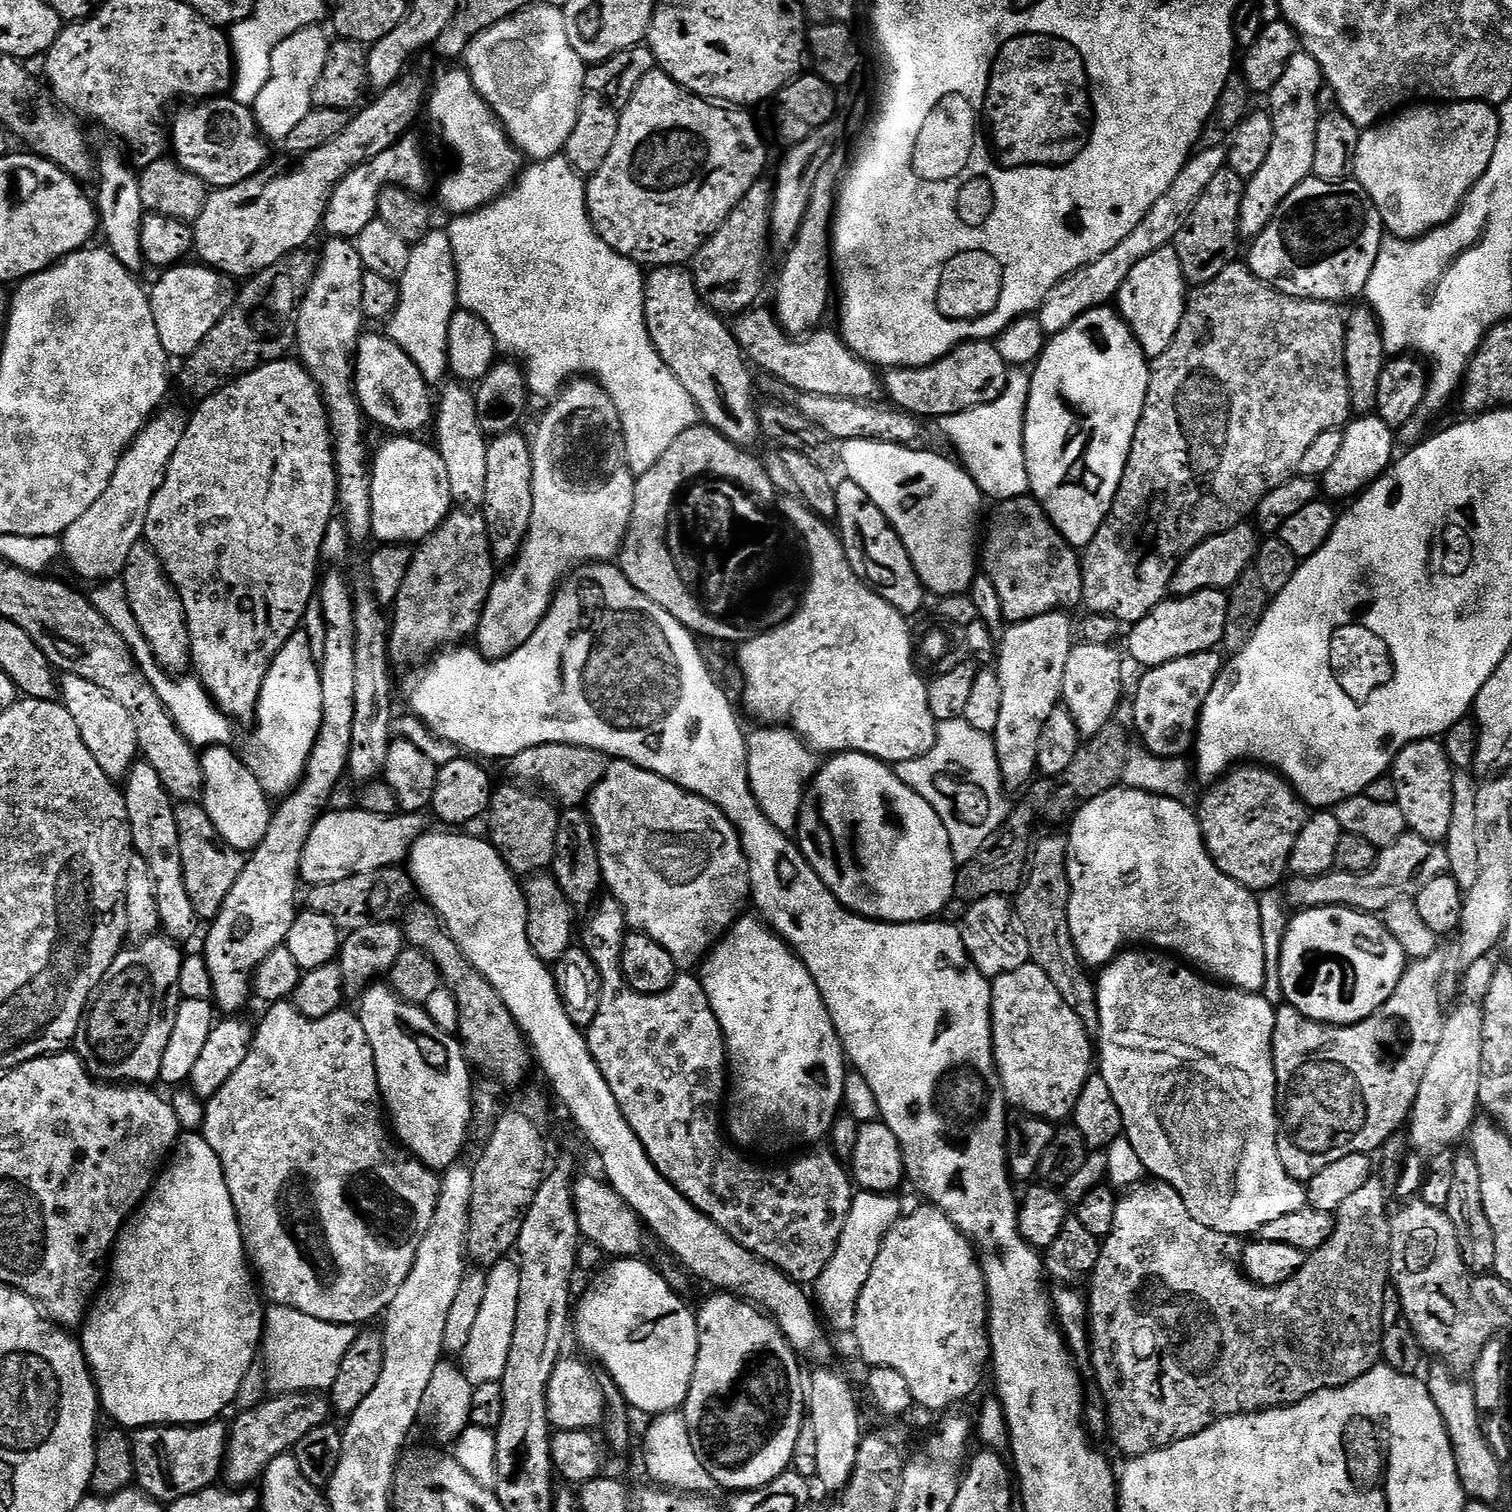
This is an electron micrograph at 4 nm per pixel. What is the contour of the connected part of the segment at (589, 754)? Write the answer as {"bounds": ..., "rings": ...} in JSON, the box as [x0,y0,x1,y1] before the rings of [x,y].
{"bounds":[506,744,606,806],"rings":[[[543,744],[522,750],[507,761],[506,767],[510,775],[525,780],[525,782],[520,781],[525,785],[533,784],[533,786],[528,785],[533,789],[545,788],[549,792],[545,793],[557,805],[576,806],[591,796],[592,789],[604,777],[606,760],[593,748],[579,748],[573,744]]]}

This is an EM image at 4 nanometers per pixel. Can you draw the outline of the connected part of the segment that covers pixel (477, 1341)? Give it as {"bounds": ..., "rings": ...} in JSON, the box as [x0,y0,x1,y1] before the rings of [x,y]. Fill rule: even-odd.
{"bounds":[460,1258,519,1386],"rings":[[[501,1258],[489,1267],[485,1275],[485,1288],[482,1306],[467,1346],[461,1353],[460,1369],[465,1378],[475,1386],[478,1384],[499,1383],[505,1370],[511,1335],[517,1308],[519,1288],[519,1268],[510,1258]]]}

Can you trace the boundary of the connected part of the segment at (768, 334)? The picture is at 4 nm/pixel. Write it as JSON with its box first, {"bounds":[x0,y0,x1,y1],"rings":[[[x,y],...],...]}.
{"bounds":[734,308,880,401],"rings":[[[764,308],[741,311],[736,317],[734,344],[749,361],[753,360],[769,376],[789,384],[797,392],[822,394],[830,398],[850,398],[871,401],[880,384],[871,367],[851,352],[835,331],[813,331],[803,338],[789,338],[784,329],[776,323],[775,315]]]}

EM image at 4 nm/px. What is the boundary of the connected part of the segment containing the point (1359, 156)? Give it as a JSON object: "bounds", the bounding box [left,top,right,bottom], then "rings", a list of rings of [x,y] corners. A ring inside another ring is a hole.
{"bounds":[1350,100,1500,240],"rings":[[[1478,100],[1420,102],[1363,129],[1350,168],[1353,173],[1356,171],[1355,183],[1364,188],[1385,229],[1393,237],[1411,240],[1448,223],[1456,215],[1468,191],[1480,181],[1486,166],[1490,166],[1499,133],[1500,114],[1491,104]]]}

